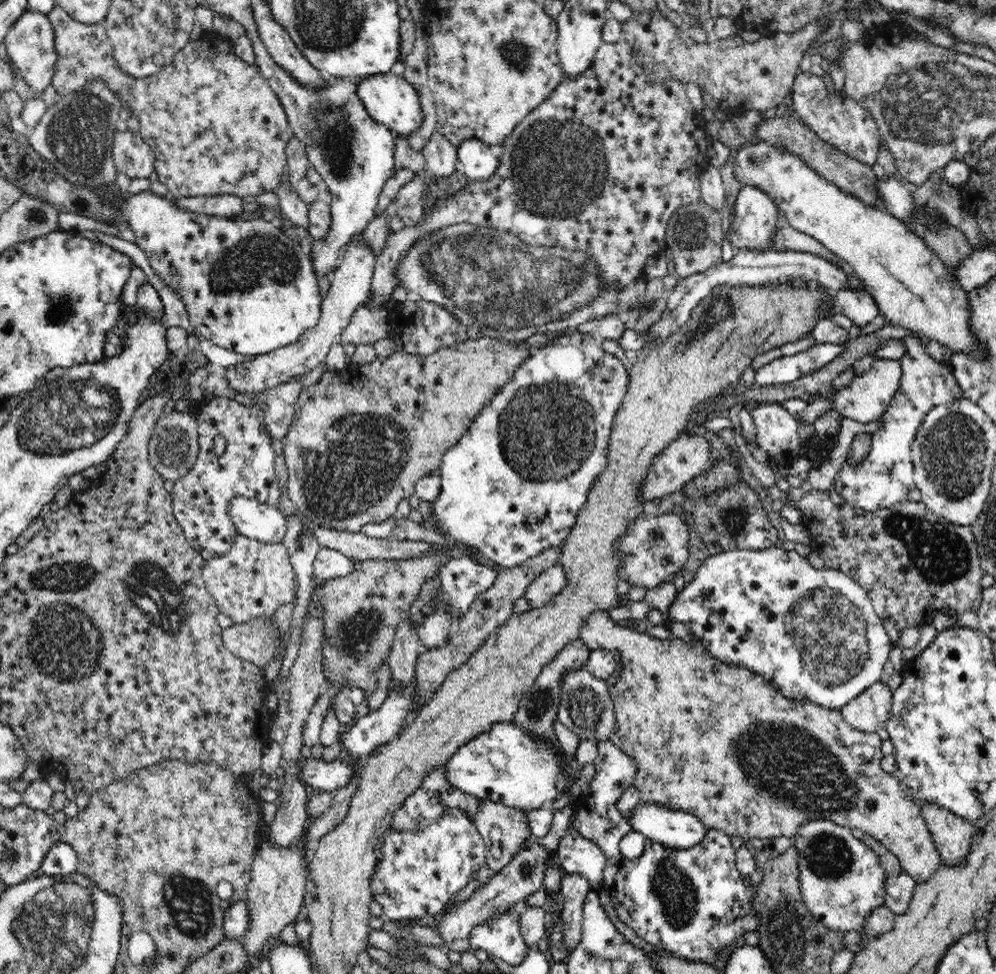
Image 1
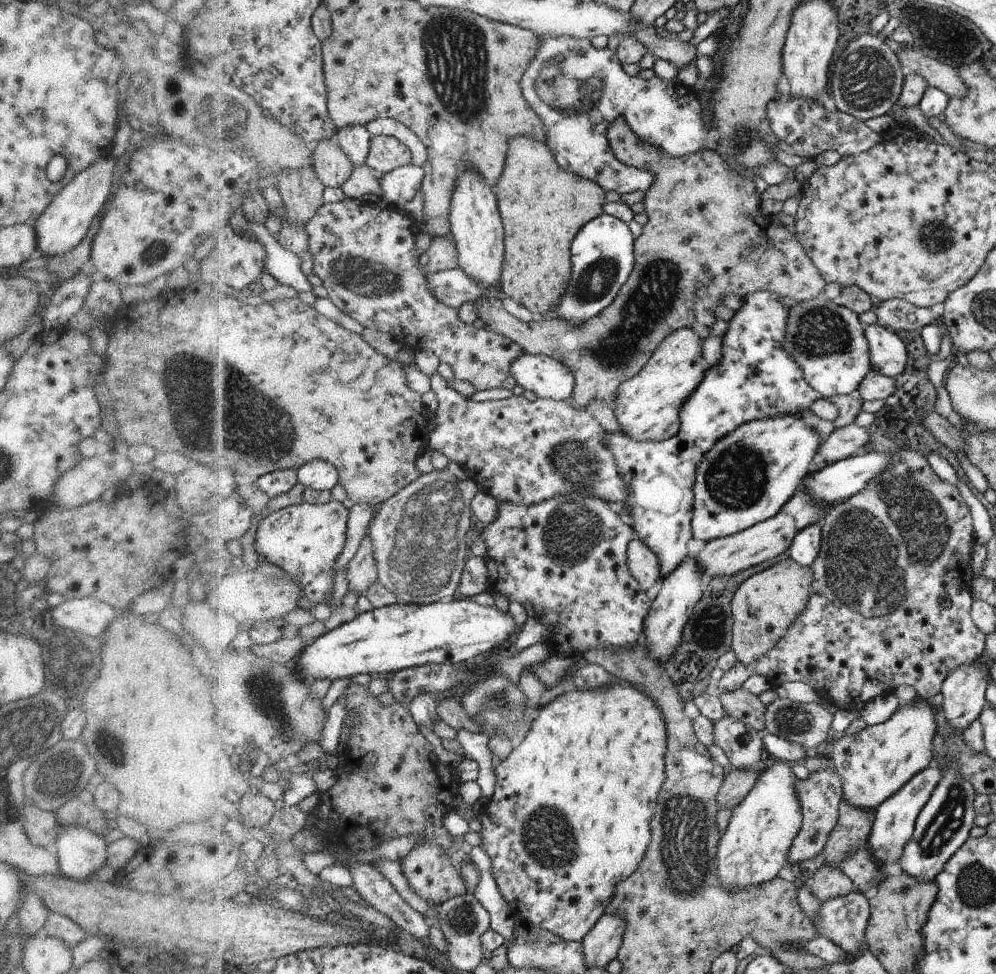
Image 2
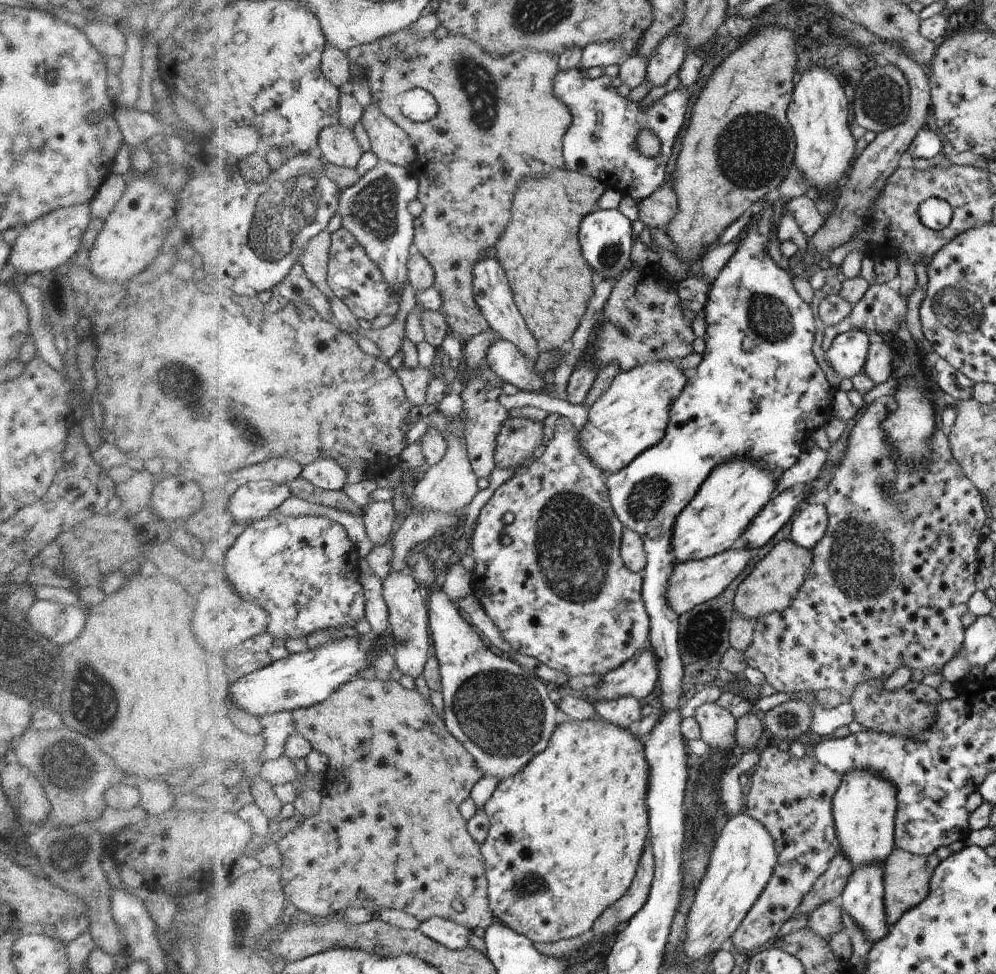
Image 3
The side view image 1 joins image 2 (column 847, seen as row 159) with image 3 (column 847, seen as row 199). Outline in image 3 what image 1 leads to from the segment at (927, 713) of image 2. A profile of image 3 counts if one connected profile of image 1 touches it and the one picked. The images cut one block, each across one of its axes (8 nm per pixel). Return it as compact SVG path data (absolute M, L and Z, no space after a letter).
M847 772L833 799L833 817L844 858L854 868L883 864L896 848L897 788L873 772Z

